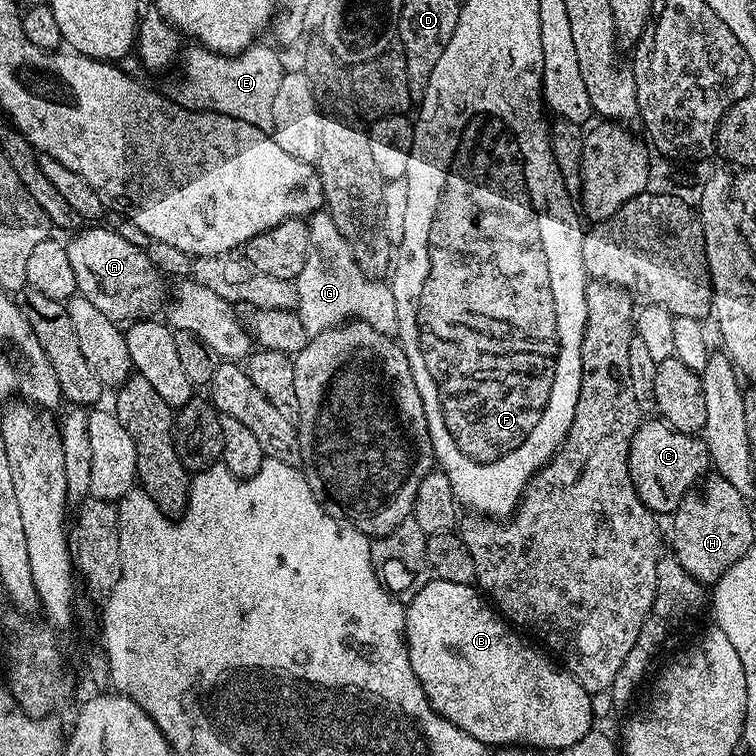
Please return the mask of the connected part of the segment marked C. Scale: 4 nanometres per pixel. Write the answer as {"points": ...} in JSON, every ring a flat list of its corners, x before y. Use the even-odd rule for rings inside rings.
{"points":[[645,419,634,434,630,442,628,469,640,501,651,512,671,514,684,501,684,497,701,483,702,477,709,471,708,447,704,445,703,439,680,433,663,419,655,419]]}

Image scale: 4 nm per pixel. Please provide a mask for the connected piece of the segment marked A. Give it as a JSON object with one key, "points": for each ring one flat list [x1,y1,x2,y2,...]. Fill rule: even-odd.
{"points":[[88,226,77,231,73,240,67,241,68,253,70,254,70,266,74,269,76,278,76,291,85,296,106,318,117,322,135,322,157,315,156,311,163,309,164,283,166,277,159,272,146,258,134,242,126,242,122,234,118,234,115,227,96,228,100,226]]}

